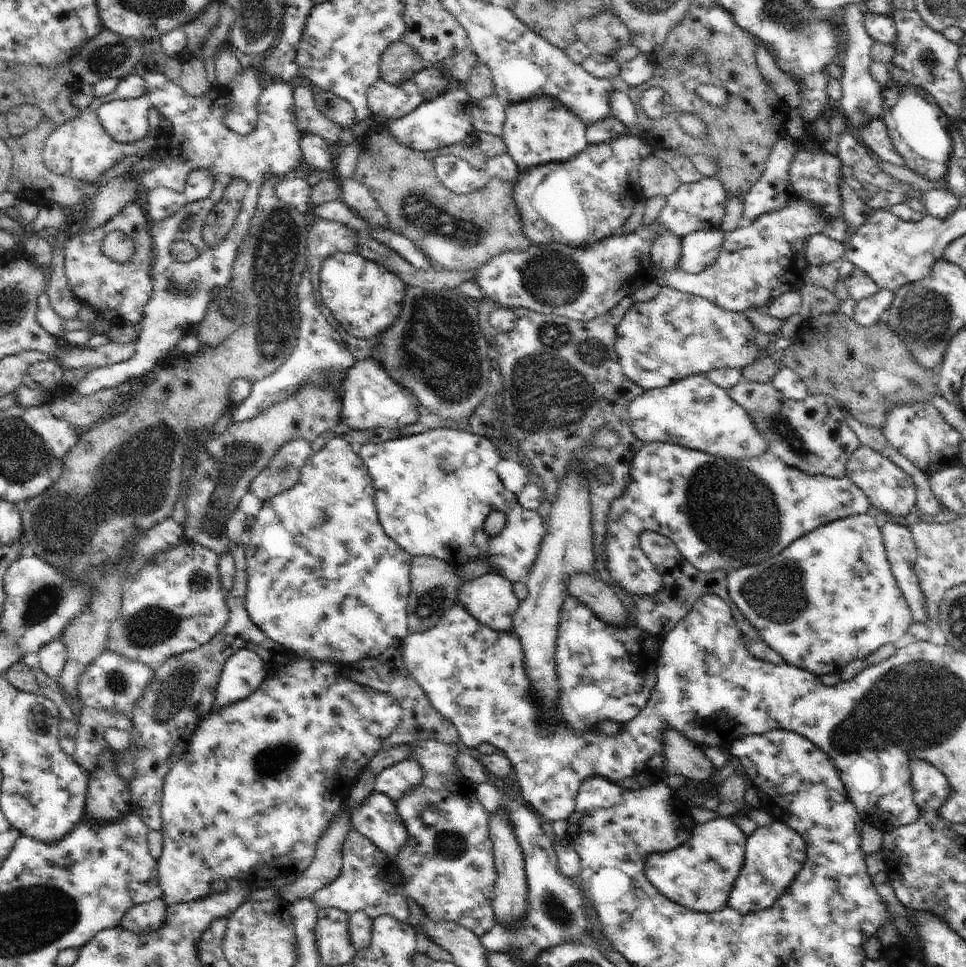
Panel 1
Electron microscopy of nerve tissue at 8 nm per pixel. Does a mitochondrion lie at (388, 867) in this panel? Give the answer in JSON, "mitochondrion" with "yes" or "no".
{"mitochondrion":"no"}

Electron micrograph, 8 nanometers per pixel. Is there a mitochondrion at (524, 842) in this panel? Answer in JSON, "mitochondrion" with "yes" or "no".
{"mitochondrion":"no"}

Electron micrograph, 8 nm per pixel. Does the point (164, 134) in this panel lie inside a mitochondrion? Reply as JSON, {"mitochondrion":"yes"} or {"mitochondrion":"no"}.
{"mitochondrion":"no"}

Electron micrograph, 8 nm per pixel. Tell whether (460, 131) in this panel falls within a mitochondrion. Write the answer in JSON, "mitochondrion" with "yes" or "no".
{"mitochondrion":"no"}

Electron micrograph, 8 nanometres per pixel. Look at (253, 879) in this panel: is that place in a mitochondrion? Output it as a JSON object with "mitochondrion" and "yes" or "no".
{"mitochondrion":"no"}

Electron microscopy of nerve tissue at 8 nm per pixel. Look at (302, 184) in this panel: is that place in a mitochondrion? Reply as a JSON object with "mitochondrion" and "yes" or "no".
{"mitochondrion":"no"}

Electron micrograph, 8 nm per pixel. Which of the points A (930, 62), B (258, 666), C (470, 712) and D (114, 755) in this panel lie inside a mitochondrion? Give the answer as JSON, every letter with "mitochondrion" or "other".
{"A":"mitochondrion","B":"other","C":"mitochondrion","D":"other"}

